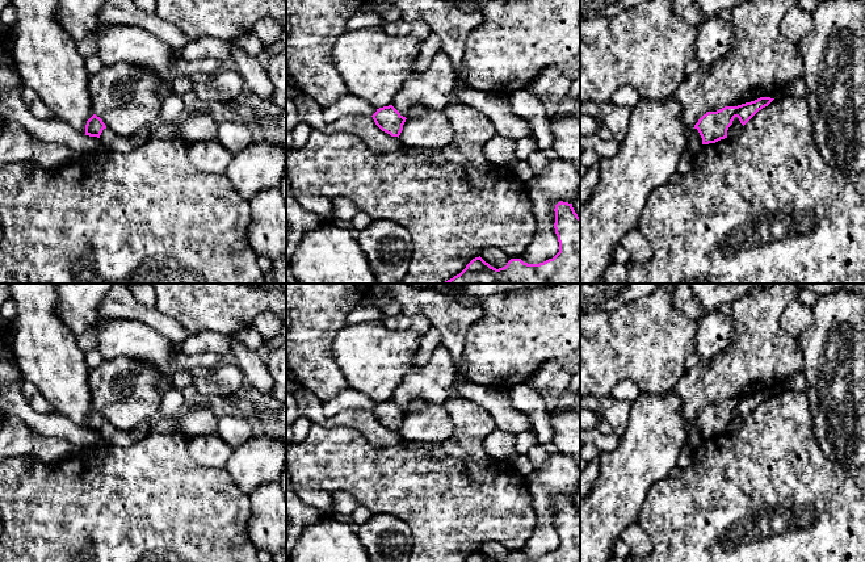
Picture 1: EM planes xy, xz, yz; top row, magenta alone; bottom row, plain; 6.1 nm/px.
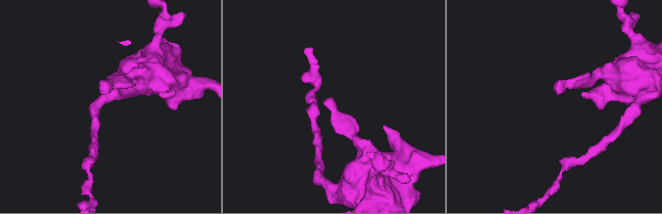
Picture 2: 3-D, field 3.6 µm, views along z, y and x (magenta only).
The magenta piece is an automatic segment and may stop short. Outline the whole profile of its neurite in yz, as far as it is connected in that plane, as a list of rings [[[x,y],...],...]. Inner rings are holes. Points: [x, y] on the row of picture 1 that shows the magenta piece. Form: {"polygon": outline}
{"polygon": [[[760,97],[738,106],[725,106],[717,112],[707,112],[698,119],[694,129],[698,130],[702,144],[715,143],[727,138],[727,130],[735,117],[744,126],[759,110],[768,106],[773,100],[770,97]]]}

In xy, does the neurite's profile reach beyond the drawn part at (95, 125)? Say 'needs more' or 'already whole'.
already whole

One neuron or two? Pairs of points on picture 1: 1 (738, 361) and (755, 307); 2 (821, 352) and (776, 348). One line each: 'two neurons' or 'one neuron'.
1: one neuron
2: two neurons

